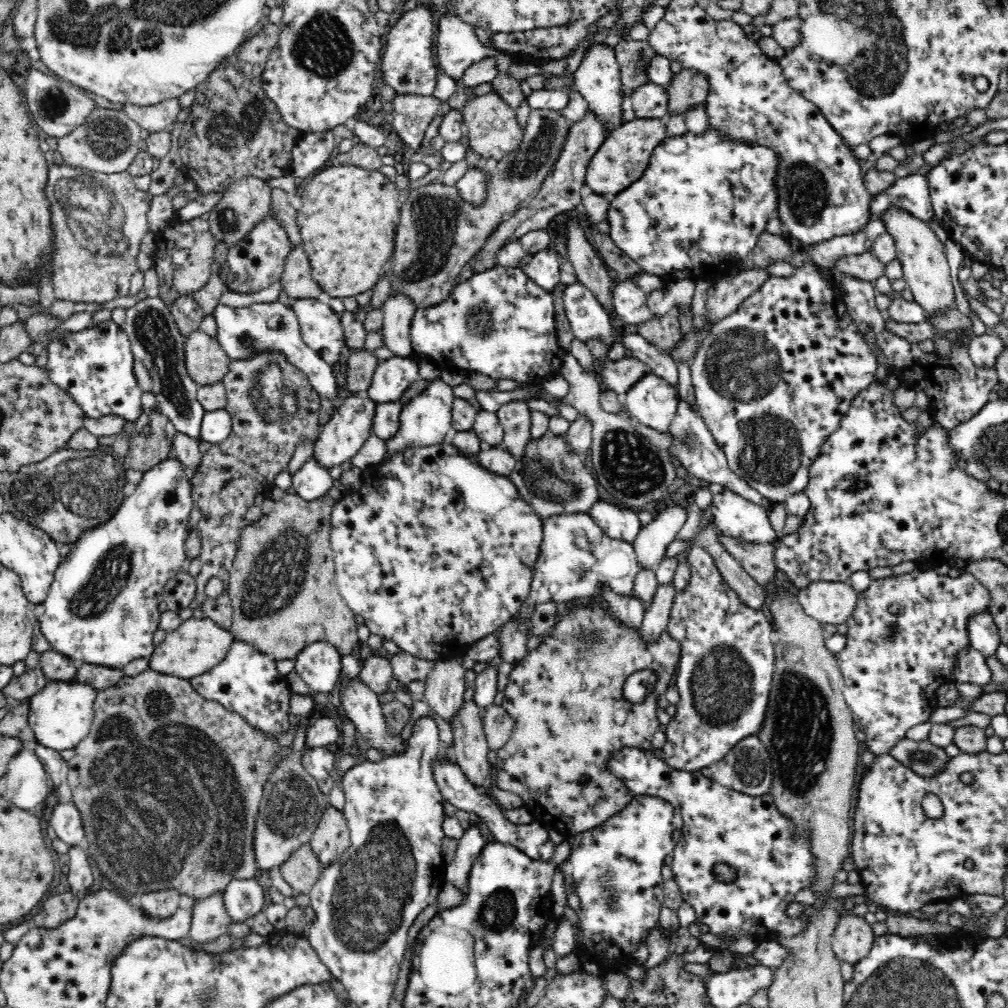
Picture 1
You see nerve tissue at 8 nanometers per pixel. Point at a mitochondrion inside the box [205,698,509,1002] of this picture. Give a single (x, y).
(373, 890)

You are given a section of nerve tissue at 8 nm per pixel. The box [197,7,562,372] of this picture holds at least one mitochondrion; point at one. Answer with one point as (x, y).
(435, 237)

